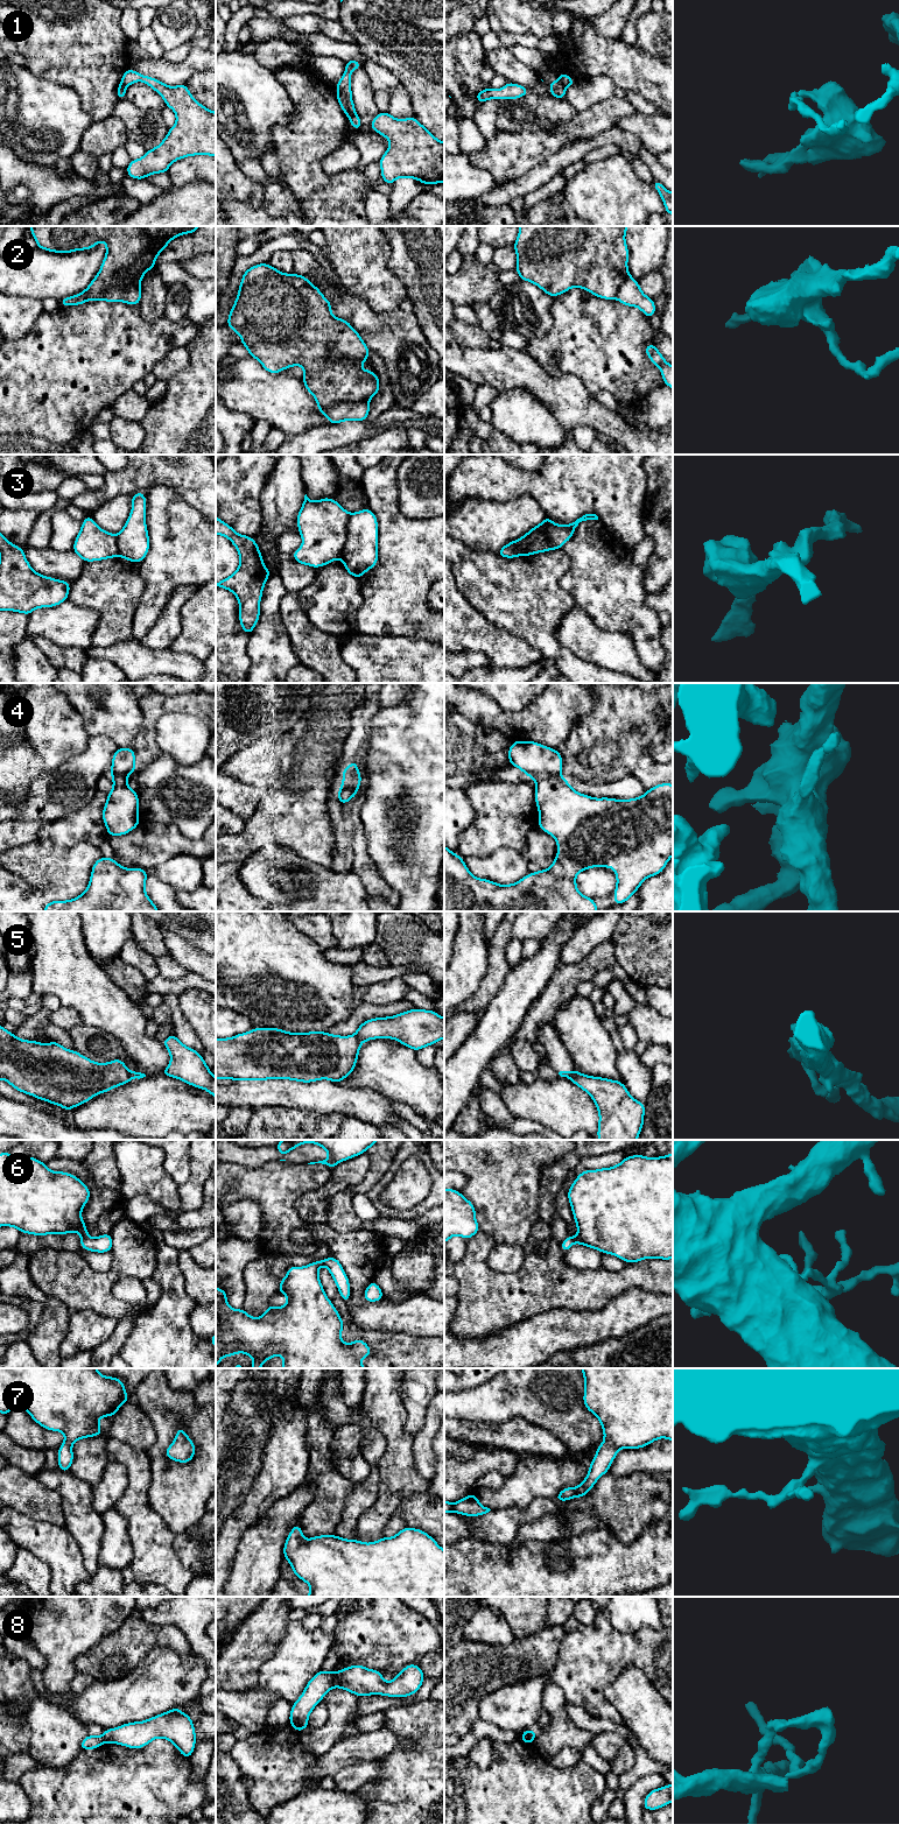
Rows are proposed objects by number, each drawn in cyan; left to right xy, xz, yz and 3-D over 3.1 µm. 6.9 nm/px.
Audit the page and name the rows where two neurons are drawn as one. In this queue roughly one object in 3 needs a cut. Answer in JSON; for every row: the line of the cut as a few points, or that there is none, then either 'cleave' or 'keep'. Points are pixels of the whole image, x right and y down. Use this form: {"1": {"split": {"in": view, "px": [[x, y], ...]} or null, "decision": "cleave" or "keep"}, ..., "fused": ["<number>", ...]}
{"1": {"split": {"in": "yz", "px": [[559, 79], [566, 86]]}, "decision": "cleave"}, "2": {"split": {"in": "xz", "px": [[367, 400], [342, 401], [328, 406], [317, 405]]}, "decision": "cleave"}, "3": {"split": {"in": "xz", "px": [[350, 514], [346, 525], [346, 540], [339, 557]]}, "decision": "cleave"}, "4": {"split": null, "decision": "keep"}, "5": {"split": {"in": "xz", "px": [[355, 1034], [360, 1042]]}, "decision": "cleave"}, "6": {"split": null, "decision": "keep"}, "7": {"split": null, "decision": "keep"}, "8": {"split": {"in": "xz", "px": [[331, 1673], [331, 1683], [334, 1685]]}, "decision": "cleave"}, "fused": ["1", "2", "3", "5", "8"]}

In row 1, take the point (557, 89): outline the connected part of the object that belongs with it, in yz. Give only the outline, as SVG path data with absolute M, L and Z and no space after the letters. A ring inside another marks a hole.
M560 79L553 80L548 84L548 86L553 98L566 99L566 86L562 84Z

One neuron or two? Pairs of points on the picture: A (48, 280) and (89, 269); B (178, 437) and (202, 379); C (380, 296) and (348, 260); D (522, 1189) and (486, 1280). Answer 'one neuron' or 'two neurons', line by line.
A: one neuron
B: one neuron
C: one neuron
D: two neurons

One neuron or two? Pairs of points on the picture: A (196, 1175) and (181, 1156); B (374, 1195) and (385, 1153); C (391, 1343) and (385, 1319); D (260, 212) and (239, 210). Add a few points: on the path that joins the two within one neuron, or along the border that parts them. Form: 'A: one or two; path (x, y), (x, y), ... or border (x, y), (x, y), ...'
A: two; border (190, 1152), (190, 1176), (178, 1185)
B: two; border (393, 1157), (390, 1169), (366, 1194)
C: two; border (360, 1325), (370, 1330), (397, 1330), (414, 1336)
D: one; path (255, 212), (244, 212)

